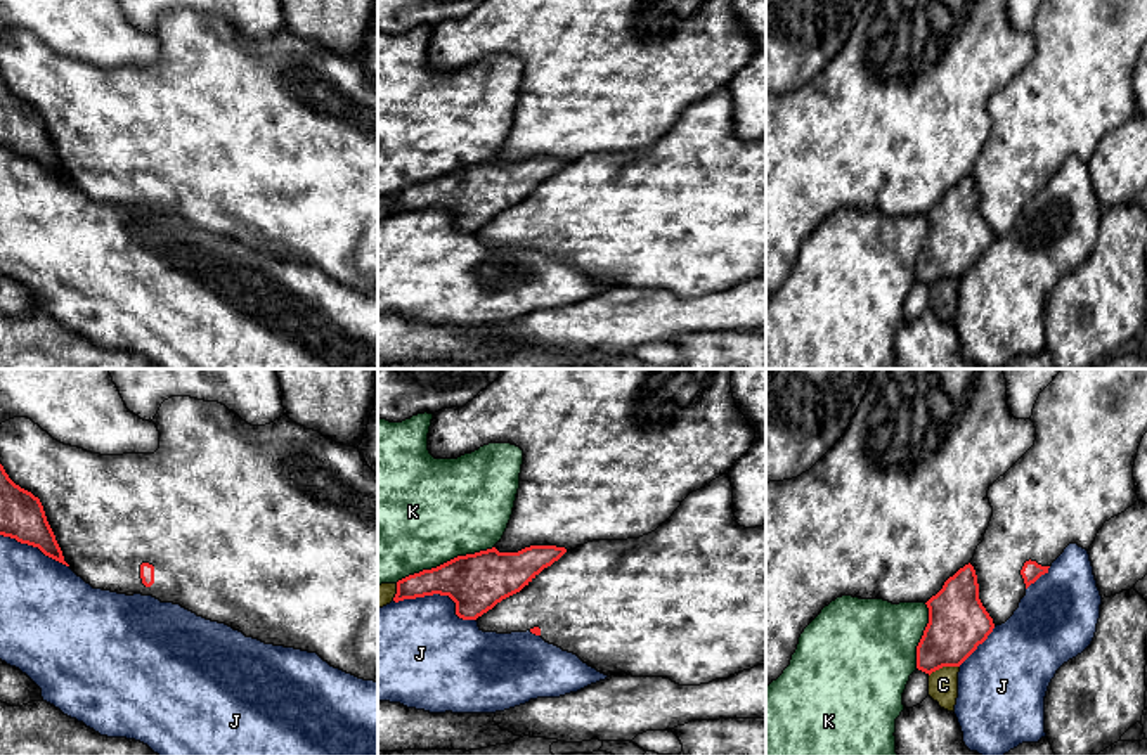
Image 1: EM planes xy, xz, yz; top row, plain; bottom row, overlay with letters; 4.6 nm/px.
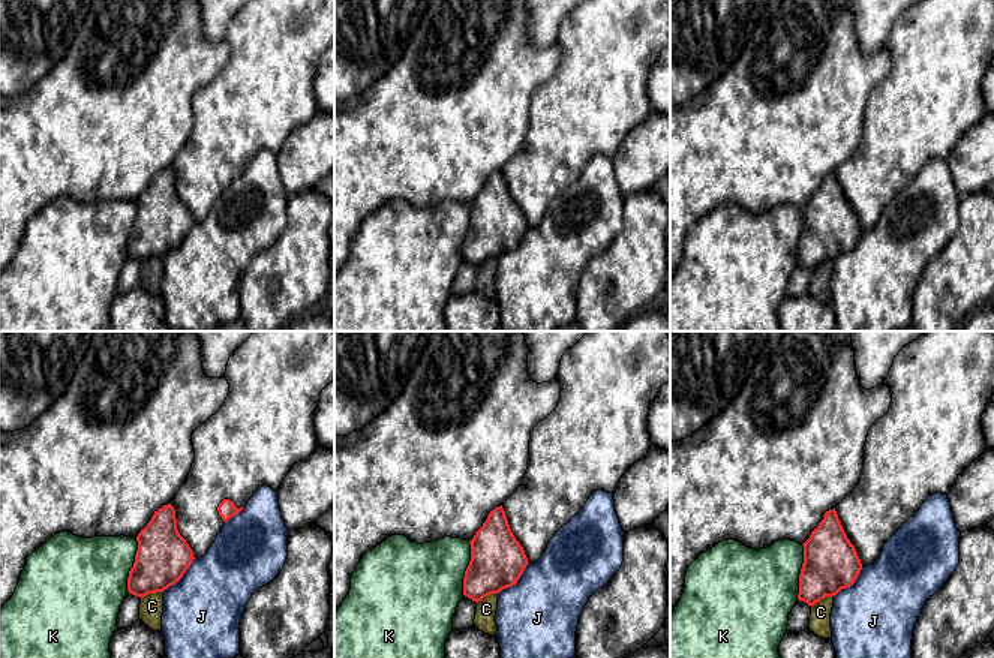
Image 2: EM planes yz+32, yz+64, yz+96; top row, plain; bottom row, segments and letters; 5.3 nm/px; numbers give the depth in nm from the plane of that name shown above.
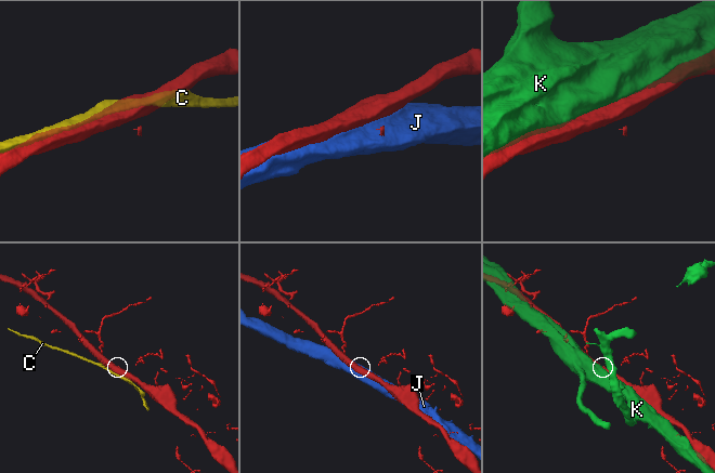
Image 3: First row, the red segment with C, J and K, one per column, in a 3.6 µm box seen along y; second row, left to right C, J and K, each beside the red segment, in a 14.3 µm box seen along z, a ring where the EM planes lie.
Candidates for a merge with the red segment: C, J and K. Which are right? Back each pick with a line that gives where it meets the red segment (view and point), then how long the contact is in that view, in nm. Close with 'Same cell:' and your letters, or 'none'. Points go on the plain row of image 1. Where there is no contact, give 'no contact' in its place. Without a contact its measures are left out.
Same cell: none

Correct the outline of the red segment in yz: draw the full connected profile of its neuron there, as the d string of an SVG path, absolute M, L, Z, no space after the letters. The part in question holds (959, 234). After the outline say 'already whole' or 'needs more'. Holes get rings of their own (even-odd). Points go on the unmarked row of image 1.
M1045 0L1034 16L1031 33L1036 40L1034 57L988 102L993 128L984 152L972 173L925 215L929 236L917 258L917 281L929 287L943 279L960 279L996 237L1014 227L1026 201L1048 185L1069 156L1088 163L1104 135L1138 113L1133 78L1147 45L1147 0Z; needs more

